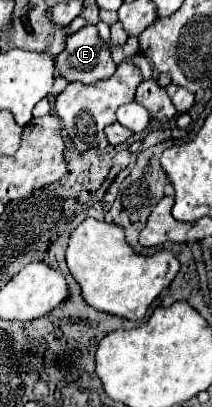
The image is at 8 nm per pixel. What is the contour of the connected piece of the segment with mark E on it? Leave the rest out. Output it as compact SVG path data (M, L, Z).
M85 25L67 37L65 51L55 57L55 67L57 75L71 83L95 83L109 79L117 69L107 43L99 37L95 25Z

